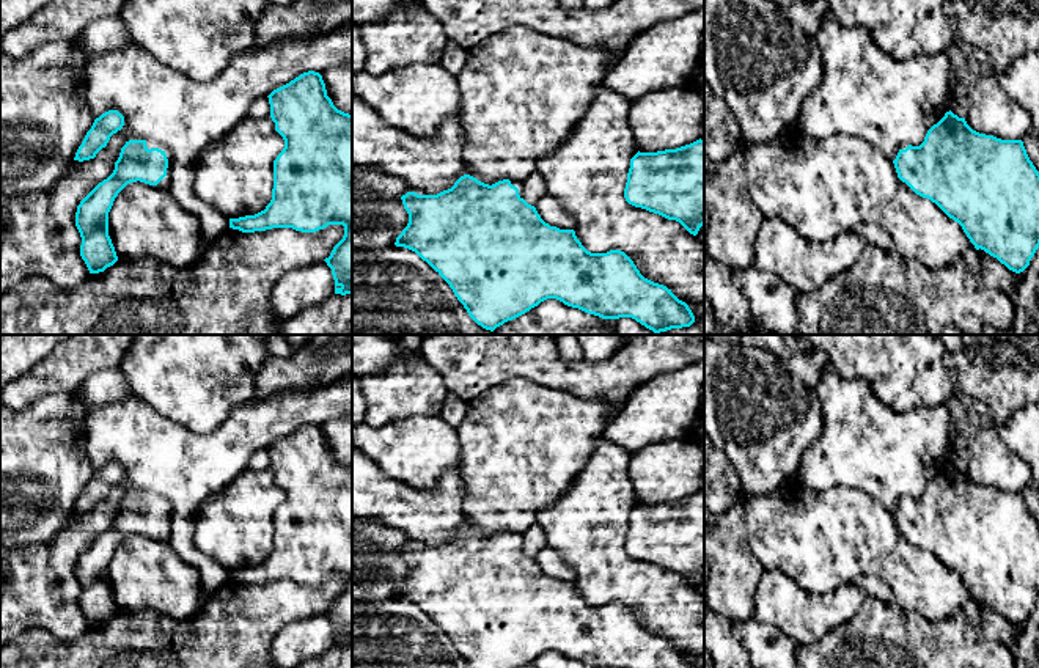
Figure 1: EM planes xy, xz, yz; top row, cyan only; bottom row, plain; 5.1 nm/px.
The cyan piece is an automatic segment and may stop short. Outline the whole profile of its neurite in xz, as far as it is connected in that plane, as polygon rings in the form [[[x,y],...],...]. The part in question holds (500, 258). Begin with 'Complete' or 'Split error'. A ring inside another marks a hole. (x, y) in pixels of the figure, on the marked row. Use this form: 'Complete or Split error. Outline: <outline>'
Split error. Outline: [[[470,174],[437,195],[401,196],[409,223],[395,245],[415,251],[453,289],[468,316],[494,332],[547,299],[556,299],[602,319],[632,317],[654,333],[690,327],[695,316],[671,289],[644,278],[621,250],[591,253],[574,229],[545,223],[523,200],[523,182],[503,179],[492,185]]]

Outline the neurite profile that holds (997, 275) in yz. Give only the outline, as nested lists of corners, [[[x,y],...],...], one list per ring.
[[[986,251],[979,253],[979,272],[982,273],[982,283],[987,288],[1001,289],[1011,299],[1015,297],[1017,286],[1022,280],[1020,273],[1009,270]]]

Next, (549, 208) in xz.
[[[547,193],[534,204],[534,207],[541,218],[550,226],[574,229],[574,218],[558,198]]]

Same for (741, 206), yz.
[[[745,148],[721,162],[704,159],[704,204],[709,207],[707,256],[731,269],[751,267],[754,237],[764,217],[747,190]]]

